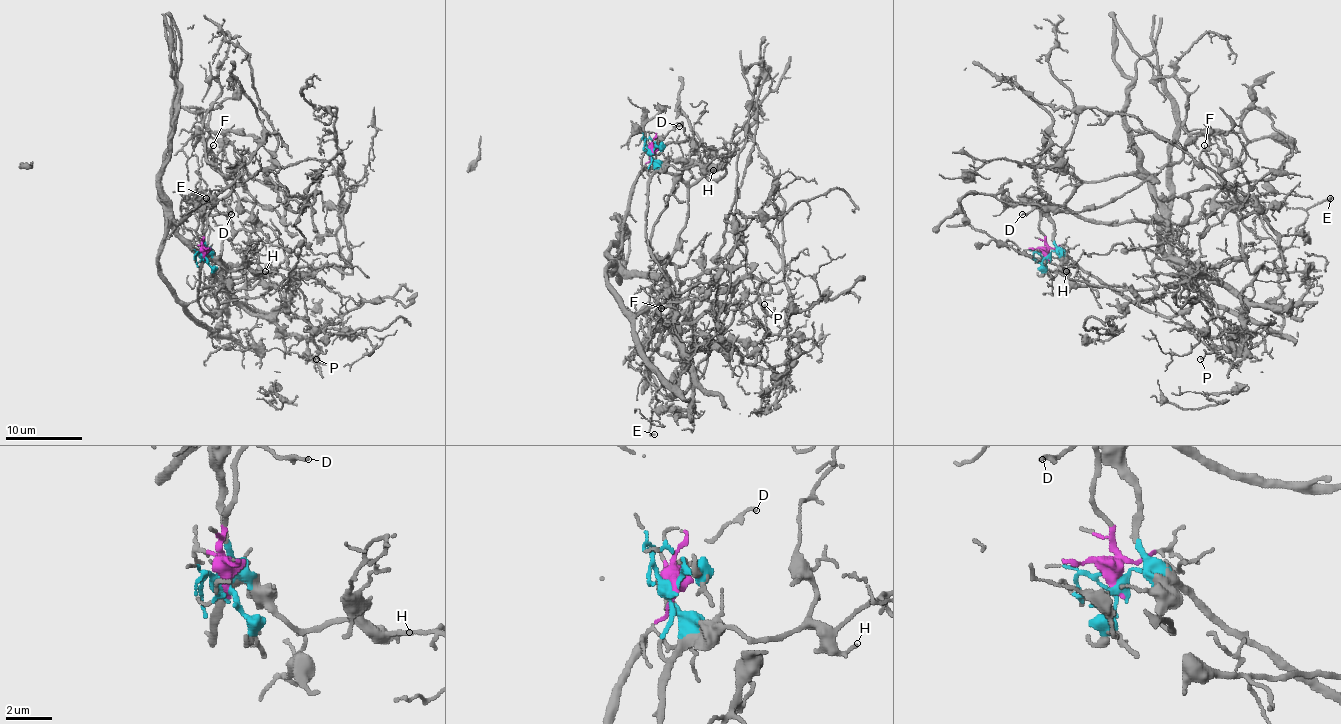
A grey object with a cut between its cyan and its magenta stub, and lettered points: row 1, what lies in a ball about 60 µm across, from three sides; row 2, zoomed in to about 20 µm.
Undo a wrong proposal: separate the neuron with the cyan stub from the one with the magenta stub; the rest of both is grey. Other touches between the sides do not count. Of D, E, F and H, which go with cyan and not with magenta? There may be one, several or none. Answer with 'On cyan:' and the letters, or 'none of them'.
On cyan: E, F, H

